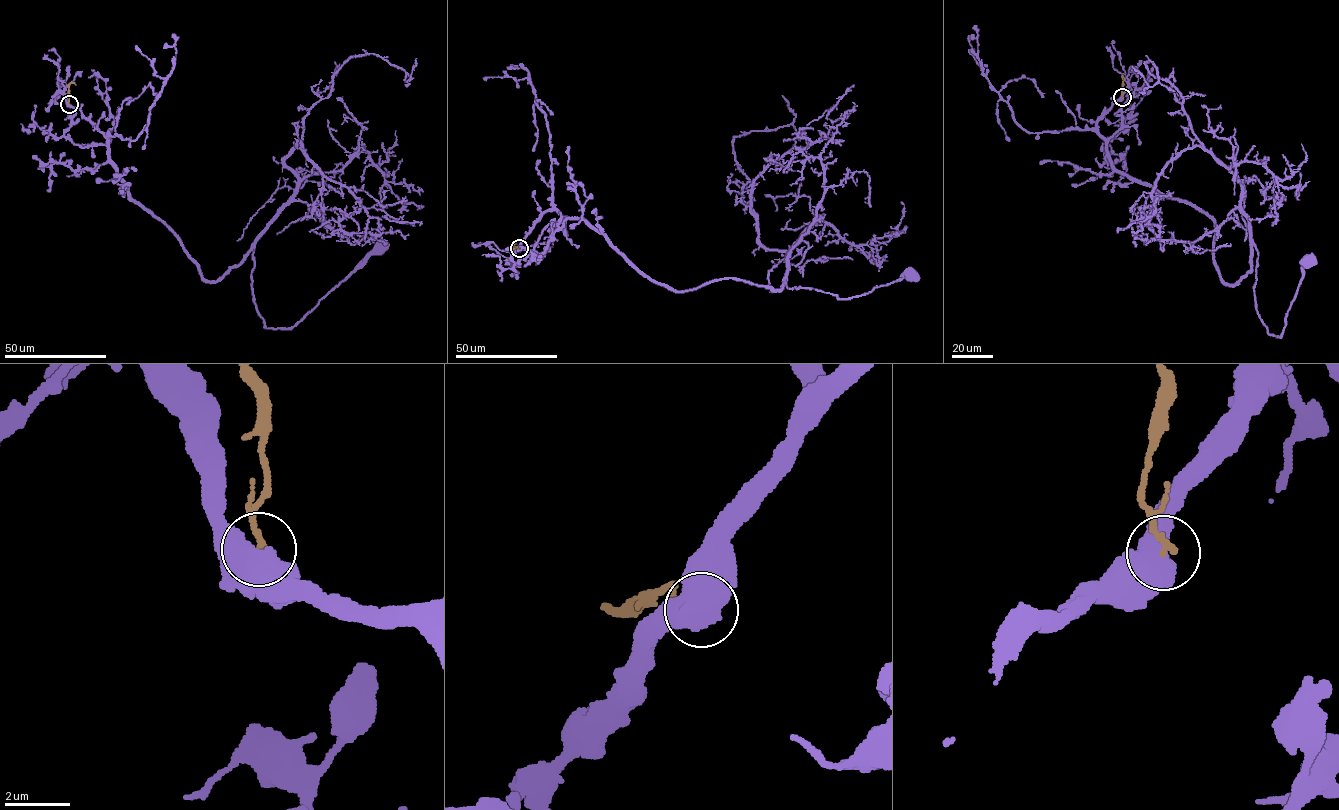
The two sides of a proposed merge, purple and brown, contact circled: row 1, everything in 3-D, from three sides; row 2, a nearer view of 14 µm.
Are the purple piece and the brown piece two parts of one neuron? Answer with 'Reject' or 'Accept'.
Reject

